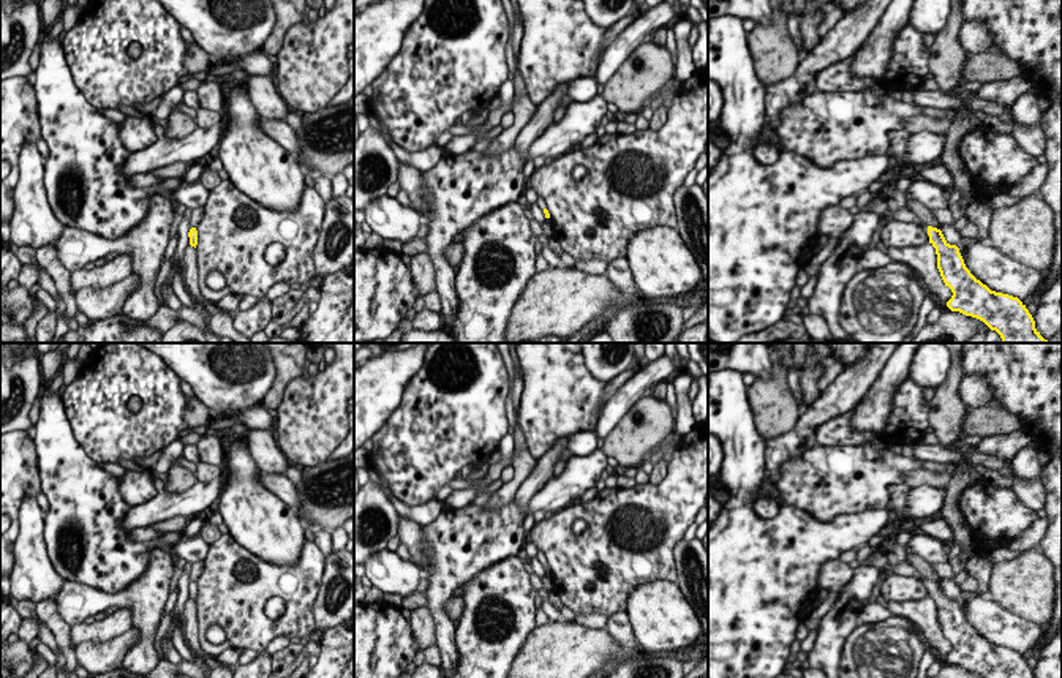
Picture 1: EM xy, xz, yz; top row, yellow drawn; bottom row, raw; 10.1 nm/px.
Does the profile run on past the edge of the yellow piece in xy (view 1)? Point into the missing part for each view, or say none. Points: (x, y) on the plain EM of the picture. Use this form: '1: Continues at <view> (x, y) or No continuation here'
1: No continuation here.

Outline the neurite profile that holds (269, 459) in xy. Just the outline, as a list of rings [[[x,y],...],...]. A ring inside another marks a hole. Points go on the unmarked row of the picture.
[[[248,430],[243,436],[250,457],[261,473],[284,474],[289,461],[278,449],[270,431]]]

